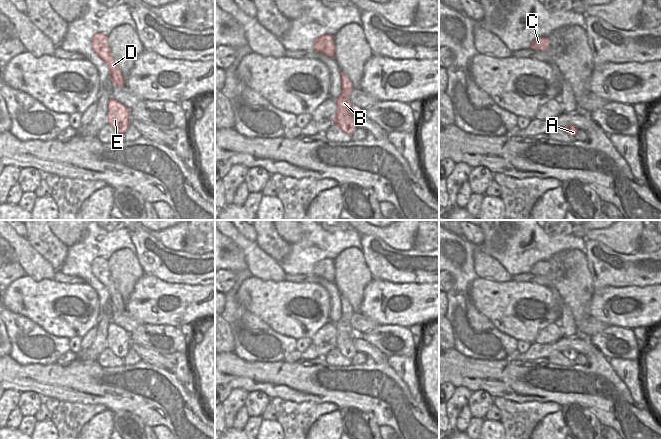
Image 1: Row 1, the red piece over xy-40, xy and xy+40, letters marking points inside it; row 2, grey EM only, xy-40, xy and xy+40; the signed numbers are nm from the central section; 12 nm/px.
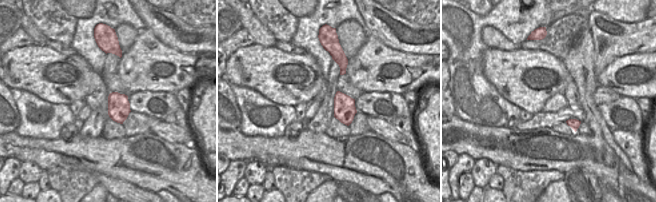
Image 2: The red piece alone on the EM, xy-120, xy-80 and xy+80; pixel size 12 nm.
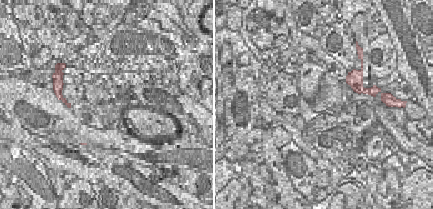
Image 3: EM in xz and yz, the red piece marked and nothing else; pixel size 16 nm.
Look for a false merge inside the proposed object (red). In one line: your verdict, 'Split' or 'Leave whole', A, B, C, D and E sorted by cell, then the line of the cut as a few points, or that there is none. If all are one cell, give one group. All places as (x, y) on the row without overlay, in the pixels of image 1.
Split. Groups: A B E / C D. Split along xy (341, 316), (348, 319).

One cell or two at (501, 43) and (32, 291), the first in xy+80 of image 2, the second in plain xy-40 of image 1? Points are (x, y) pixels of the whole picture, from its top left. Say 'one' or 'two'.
two

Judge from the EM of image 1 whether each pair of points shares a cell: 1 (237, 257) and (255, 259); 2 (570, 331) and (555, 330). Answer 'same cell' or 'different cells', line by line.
1: different cells
2: different cells

